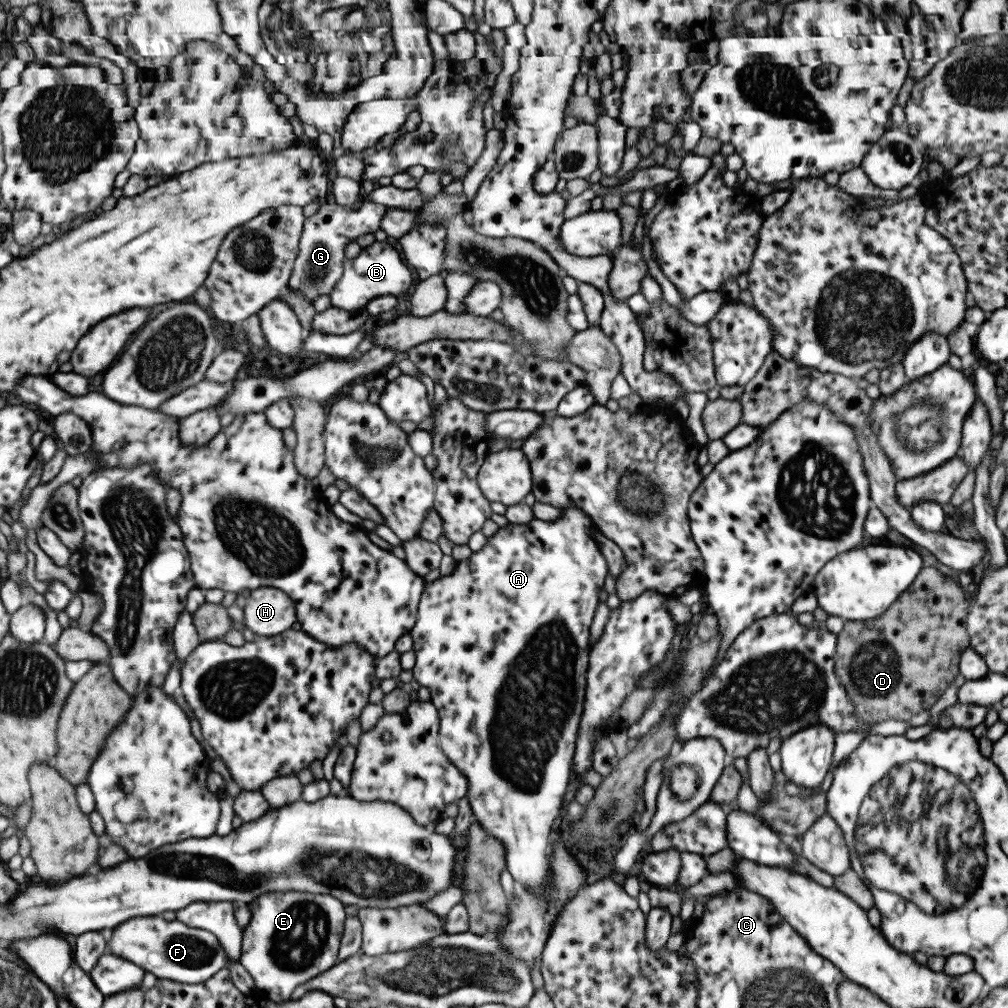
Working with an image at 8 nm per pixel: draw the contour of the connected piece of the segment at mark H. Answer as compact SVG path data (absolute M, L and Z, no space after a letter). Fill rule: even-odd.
M259 587L245 601L242 624L255 636L275 636L290 629L294 622L293 602L281 590Z

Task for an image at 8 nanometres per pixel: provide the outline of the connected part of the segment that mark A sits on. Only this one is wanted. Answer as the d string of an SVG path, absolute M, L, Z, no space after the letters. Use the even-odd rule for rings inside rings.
M566 506L565 508L561 508L561 512L562 514L560 514L560 517L555 518L552 521L534 518L525 524L513 524L508 522L505 526L502 526L502 528L498 528L490 537L487 537L486 542L481 549L472 552L469 555L469 558L455 561L453 570L448 575L439 576L437 579L433 580L433 582L425 582L425 585L423 585L423 591L420 595L420 602L417 605L414 626L408 631L408 635L412 638L412 648L410 650L412 650L415 655L415 665L411 668L412 678L420 686L425 686L425 688L429 689L430 697L428 701L436 708L439 718L439 732L437 735L439 748L449 759L449 762L451 762L453 766L456 766L457 770L461 771L461 774L465 775L466 796L469 801L471 812L473 816L475 816L475 820L478 822L480 828L482 828L489 836L494 836L497 840L502 842L502 846L504 846L506 869L515 881L516 886L523 887L525 890L530 890L532 893L535 893L540 897L544 897L544 892L548 889L548 882L550 881L550 878L548 878L550 875L548 874L550 841L548 839L551 836L548 836L547 834L553 834L557 829L553 821L557 818L559 806L561 806L561 800L563 800L563 794L565 794L565 786L567 786L567 782L569 782L569 766L572 765L571 757L574 749L574 740L576 739L577 730L579 730L579 720L582 714L582 704L586 689L585 673L588 666L589 648L591 646L588 639L589 628L593 620L593 614L595 614L595 608L597 608L597 604L599 604L599 591L603 589L603 579L608 573L604 556L600 553L599 547L594 539L594 534L598 530L596 530L596 526L594 526L592 520L582 512L582 510L576 508L576 506Z

